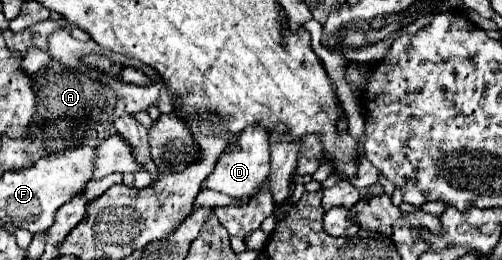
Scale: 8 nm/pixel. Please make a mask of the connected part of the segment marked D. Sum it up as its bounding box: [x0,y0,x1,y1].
[204,128,270,200]

